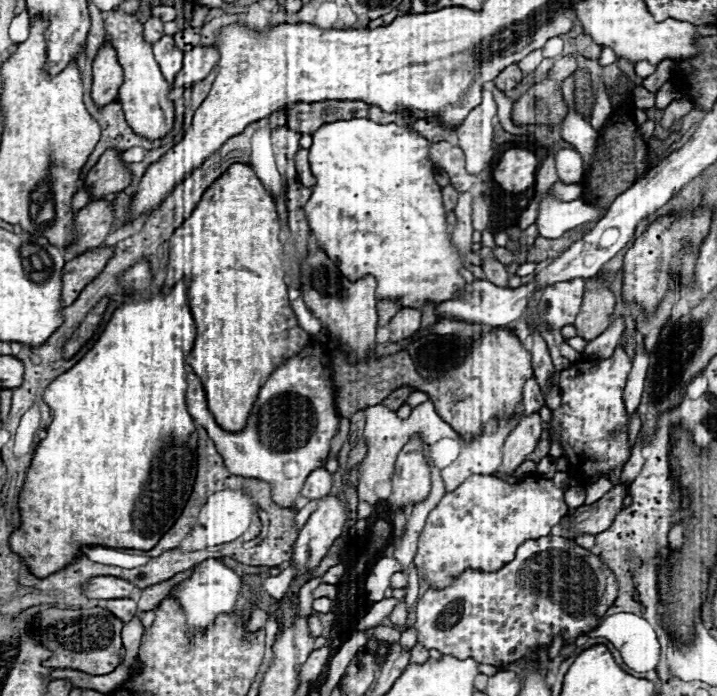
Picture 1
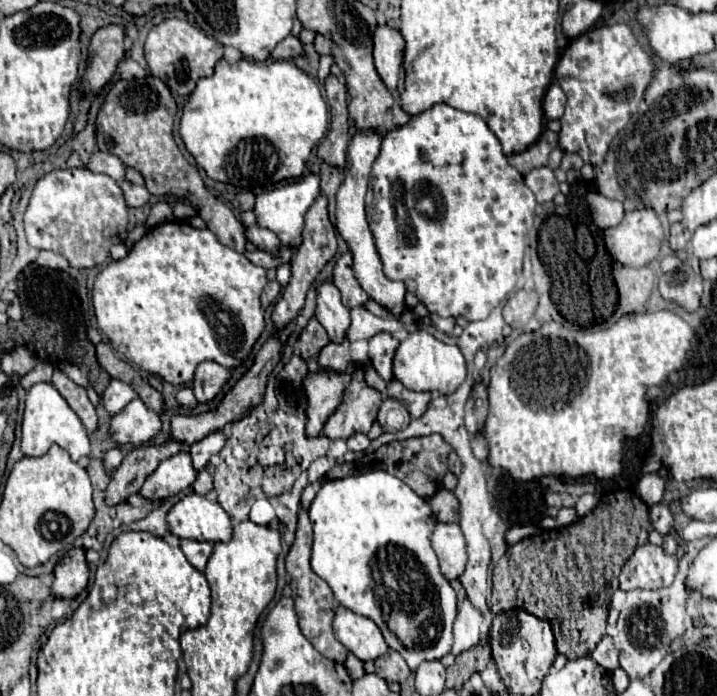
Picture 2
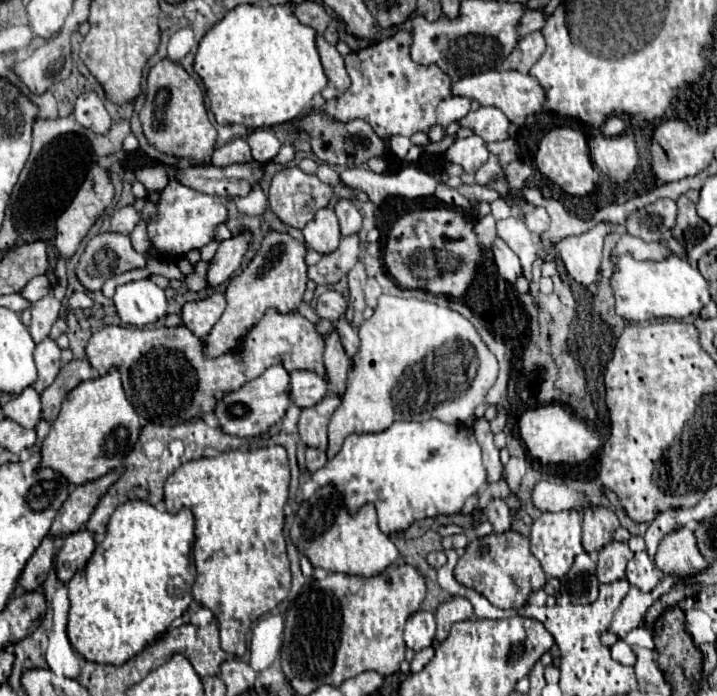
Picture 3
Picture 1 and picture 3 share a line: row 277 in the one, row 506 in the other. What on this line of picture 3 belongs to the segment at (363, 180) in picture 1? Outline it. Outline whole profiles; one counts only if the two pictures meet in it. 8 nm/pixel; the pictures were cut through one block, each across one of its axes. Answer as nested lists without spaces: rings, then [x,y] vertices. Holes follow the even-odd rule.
[[[440,420],[428,422],[394,422],[388,430],[376,434],[350,434],[346,436],[340,452],[326,462],[324,468],[312,474],[312,480],[322,486],[332,486],[344,498],[350,514],[356,514],[364,504],[374,504],[378,512],[378,526],[384,534],[398,534],[408,530],[414,522],[434,516],[450,516],[460,512],[464,502],[476,494],[484,482],[482,452],[468,426],[448,426]]]

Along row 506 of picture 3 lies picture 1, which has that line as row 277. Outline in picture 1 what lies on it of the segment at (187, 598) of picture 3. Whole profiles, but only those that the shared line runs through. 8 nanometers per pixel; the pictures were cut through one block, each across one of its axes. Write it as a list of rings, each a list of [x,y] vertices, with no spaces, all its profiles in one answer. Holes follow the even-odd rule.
[[[140,260],[128,270],[124,270],[118,276],[120,286],[124,288],[126,300],[122,306],[118,306],[108,324],[104,326],[102,334],[94,342],[94,346],[82,356],[80,362],[76,362],[68,372],[60,374],[50,386],[44,390],[44,402],[50,406],[52,412],[52,422],[46,428],[46,438],[42,438],[36,446],[32,466],[26,474],[26,484],[24,490],[20,492],[20,512],[22,512],[22,526],[14,530],[10,538],[12,550],[24,558],[32,574],[38,578],[46,578],[48,574],[54,574],[56,570],[62,570],[72,562],[78,554],[80,548],[84,546],[106,546],[106,548],[136,548],[136,550],[152,550],[158,540],[172,528],[172,524],[178,520],[186,500],[190,498],[192,484],[196,478],[196,450],[198,450],[198,432],[194,426],[194,420],[186,408],[186,358],[190,356],[196,340],[196,324],[188,306],[186,290],[188,290],[188,280],[182,278],[176,282],[168,292],[154,290],[154,274],[150,268],[148,260]]]

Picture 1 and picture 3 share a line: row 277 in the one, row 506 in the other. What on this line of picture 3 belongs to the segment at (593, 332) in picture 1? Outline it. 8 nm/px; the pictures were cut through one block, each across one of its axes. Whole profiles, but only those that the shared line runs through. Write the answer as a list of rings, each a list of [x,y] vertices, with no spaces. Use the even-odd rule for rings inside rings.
[[[594,506],[594,510],[588,510],[588,514],[584,514],[586,550],[588,552],[600,550],[602,544],[606,542],[606,538],[608,538],[608,542],[612,540],[612,534],[616,528],[618,528],[618,516],[610,508]]]

